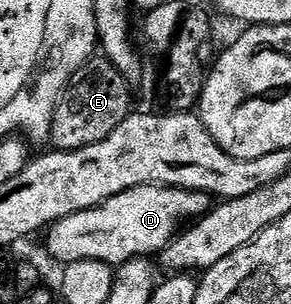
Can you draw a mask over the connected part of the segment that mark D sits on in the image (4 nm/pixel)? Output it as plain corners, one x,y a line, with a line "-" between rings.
139,185
122,191
86,211
78,211
74,215
58,219
47,230
46,253
56,263
62,261
123,263
133,261
136,257
152,257
172,244
183,221
188,223
193,219
200,219
209,212
208,201
210,201
209,194
194,189
167,185

